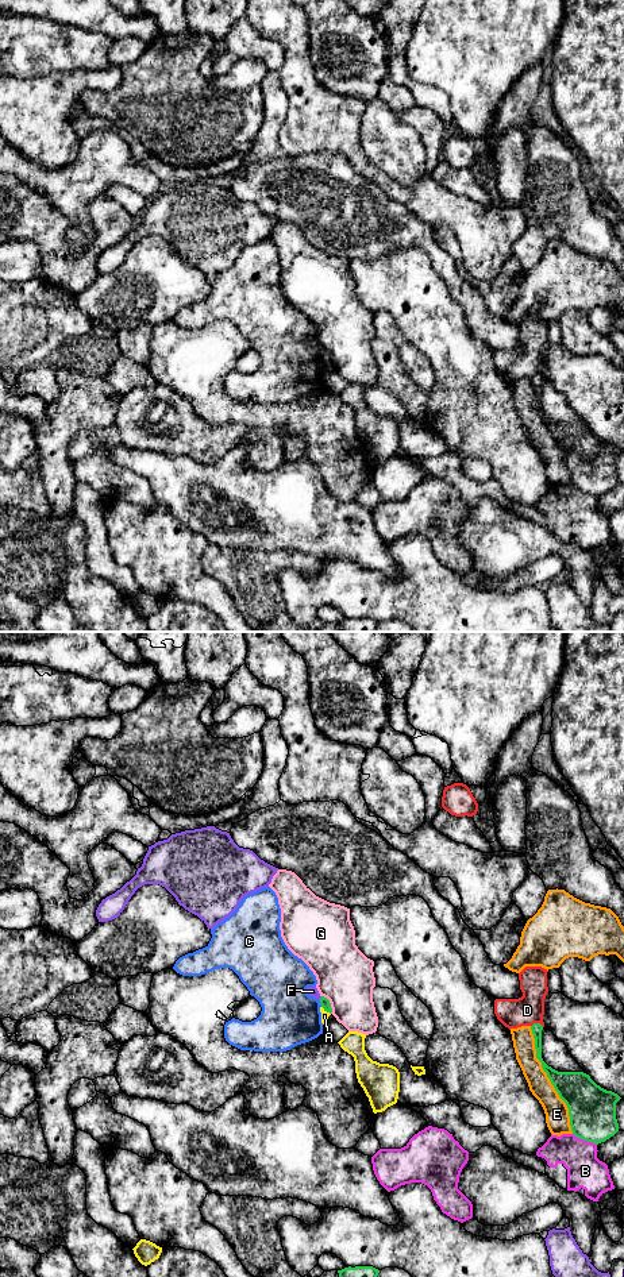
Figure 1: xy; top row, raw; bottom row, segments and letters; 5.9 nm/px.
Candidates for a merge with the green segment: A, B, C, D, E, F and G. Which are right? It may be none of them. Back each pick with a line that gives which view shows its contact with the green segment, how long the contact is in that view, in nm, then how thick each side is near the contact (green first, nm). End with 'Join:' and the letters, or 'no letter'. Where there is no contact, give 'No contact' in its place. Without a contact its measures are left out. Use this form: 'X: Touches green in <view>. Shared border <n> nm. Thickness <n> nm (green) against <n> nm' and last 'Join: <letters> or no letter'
Join: no letter

